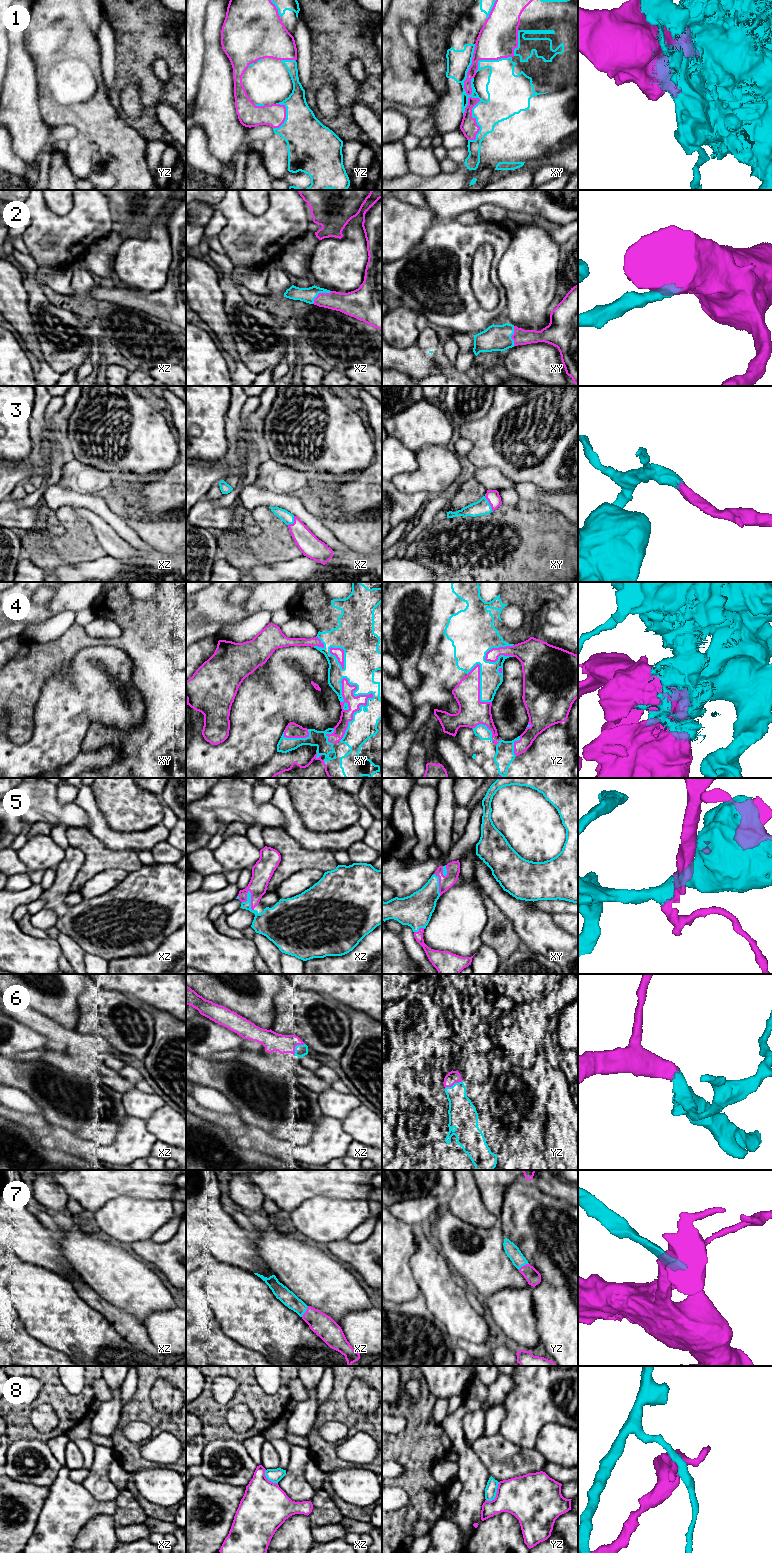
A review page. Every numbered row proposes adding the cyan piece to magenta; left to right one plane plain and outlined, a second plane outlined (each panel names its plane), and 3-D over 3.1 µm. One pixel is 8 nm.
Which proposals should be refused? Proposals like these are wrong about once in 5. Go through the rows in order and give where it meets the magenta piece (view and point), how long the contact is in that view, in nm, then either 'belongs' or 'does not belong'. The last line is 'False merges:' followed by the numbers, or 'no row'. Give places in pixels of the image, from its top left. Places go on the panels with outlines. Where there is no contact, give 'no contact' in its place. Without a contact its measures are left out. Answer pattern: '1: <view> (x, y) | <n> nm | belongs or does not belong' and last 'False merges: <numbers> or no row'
1: xy (471, 97) | 800 nm | belongs
2: xz (320, 293) | 190 nm | belongs
3: xy (489, 503) | 160 nm | belongs
4: xy (366, 700) | 500 nm | belongs
5: xz (251, 900) | 170 nm | belongs
6: xz (296, 1045) | 130 nm | belongs
7: xz (306, 1311) | 110 nm | belongs
8: yz (496, 1494) | 190 nm | does not belong
False merges: 8

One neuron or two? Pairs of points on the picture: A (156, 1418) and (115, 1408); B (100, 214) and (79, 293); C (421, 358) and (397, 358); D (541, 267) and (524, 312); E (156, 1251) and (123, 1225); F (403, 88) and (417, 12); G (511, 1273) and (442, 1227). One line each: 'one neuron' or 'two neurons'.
A: two neurons
B: two neurons
C: one neuron
D: one neuron
E: two neurons
F: one neuron
G: one neuron

